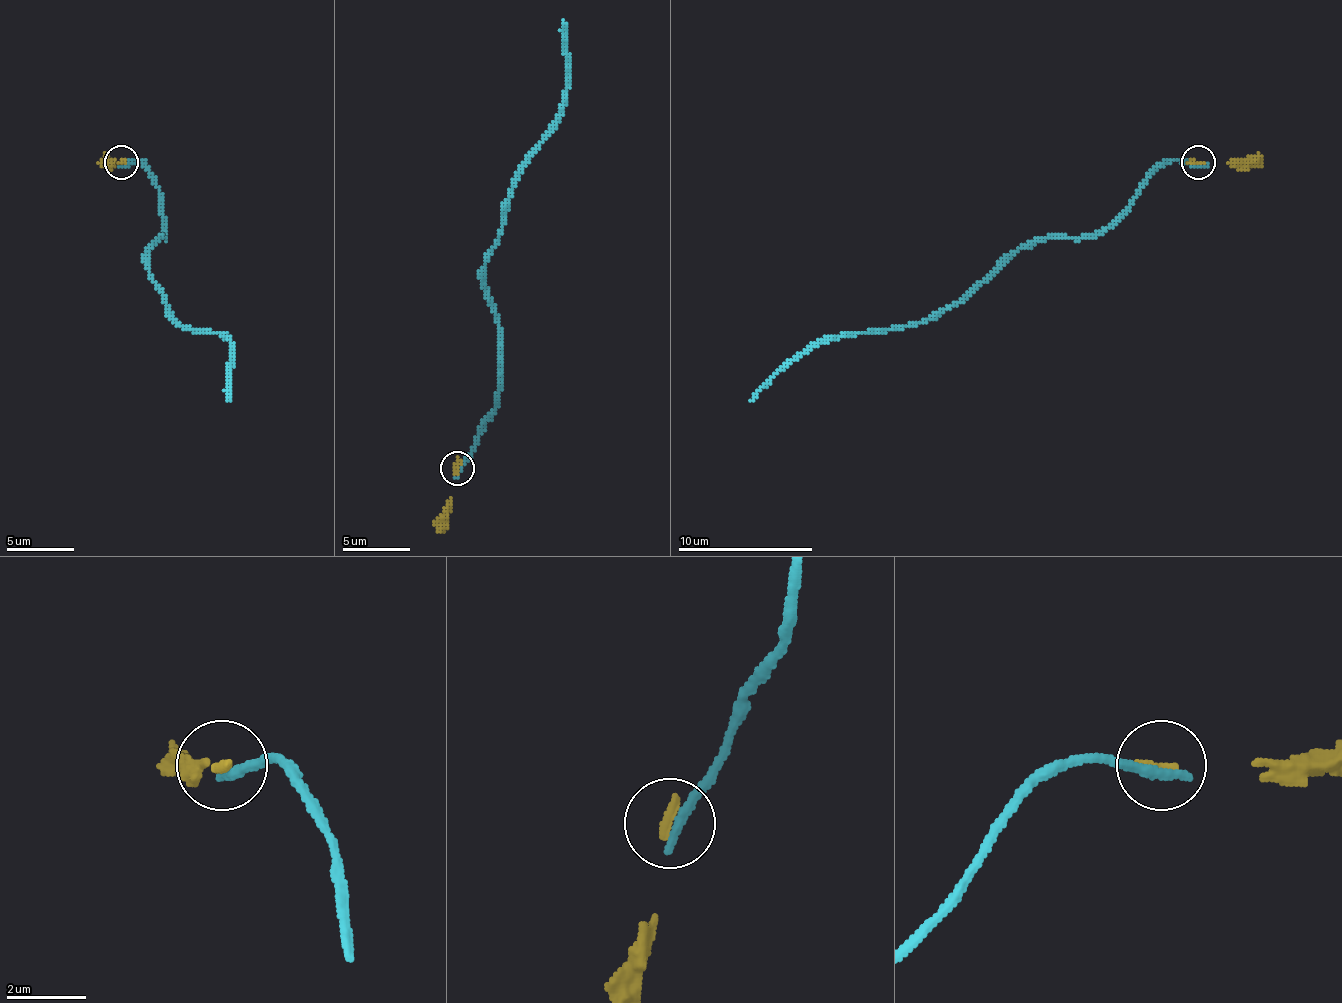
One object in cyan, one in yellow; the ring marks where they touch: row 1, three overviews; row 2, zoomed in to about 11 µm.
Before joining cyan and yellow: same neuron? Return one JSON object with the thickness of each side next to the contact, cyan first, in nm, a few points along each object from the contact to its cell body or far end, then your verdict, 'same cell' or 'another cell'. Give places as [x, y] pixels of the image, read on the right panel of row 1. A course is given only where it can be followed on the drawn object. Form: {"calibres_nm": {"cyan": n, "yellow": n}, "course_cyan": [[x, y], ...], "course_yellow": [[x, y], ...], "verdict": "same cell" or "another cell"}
{"calibres_nm": {"cyan": 320, "yellow": 280}, "course_cyan": [[1197, 163], [1167, 160], [1092, 234], [1045, 238], [1011, 251], [936, 312], [811, 343], [750, 400]], "course_yellow": [[1197, 163], [1251, 163], [1262, 160]], "verdict": "another cell"}

